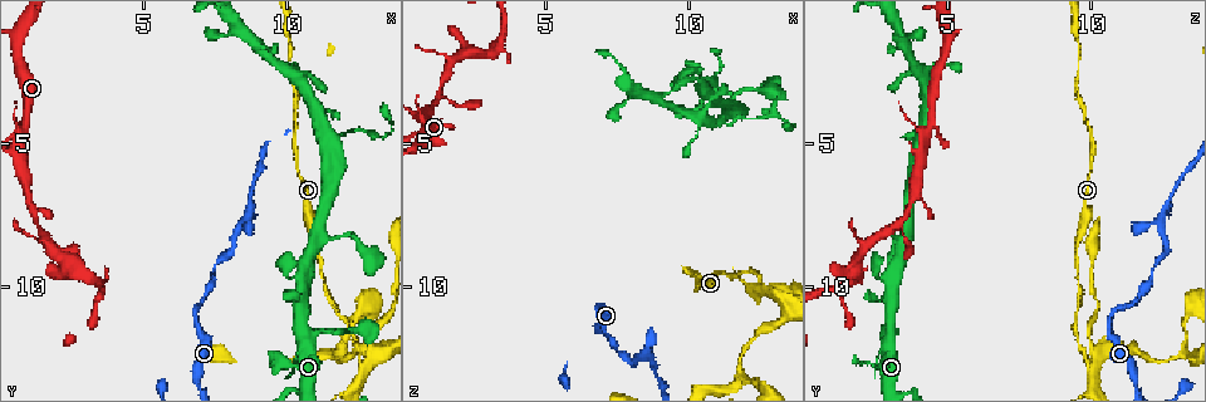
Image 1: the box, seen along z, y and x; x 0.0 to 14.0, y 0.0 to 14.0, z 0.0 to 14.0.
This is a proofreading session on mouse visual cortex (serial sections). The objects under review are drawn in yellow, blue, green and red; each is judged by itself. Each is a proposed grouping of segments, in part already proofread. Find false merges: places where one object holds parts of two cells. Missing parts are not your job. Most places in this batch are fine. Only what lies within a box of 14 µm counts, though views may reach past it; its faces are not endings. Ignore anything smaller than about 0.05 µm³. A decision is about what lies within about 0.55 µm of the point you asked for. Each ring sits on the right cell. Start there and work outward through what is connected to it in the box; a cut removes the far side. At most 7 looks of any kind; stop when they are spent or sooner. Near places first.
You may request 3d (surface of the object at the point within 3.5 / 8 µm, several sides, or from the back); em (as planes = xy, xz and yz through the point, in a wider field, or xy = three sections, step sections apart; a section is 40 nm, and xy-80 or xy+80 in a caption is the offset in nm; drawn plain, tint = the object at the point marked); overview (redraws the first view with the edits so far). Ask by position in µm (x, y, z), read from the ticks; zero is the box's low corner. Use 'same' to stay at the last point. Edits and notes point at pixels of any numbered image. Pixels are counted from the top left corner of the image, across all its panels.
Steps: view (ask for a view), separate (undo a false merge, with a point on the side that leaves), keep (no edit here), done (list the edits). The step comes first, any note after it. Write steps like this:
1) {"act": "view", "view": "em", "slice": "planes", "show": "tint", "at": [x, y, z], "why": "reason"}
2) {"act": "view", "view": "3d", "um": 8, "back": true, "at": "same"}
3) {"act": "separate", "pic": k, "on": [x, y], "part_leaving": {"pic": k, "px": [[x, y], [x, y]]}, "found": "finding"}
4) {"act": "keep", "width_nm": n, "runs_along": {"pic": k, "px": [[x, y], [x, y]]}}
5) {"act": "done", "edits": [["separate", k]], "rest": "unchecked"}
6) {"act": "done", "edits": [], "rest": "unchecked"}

{"act": "view", "view": "3d", "um": 3.5, "at": [0.9, 4.3, 4.4], "why": "narrows sharply"}

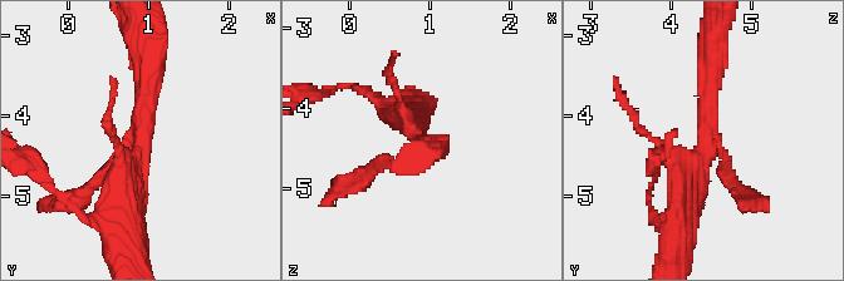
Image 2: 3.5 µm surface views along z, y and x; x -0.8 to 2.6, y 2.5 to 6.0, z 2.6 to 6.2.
{"act": "view", "view": "em", "slice": "xy", "step": 2, "show": "tint", "at": [0.90, 4.35, 4.45], "why": "now the EM"}

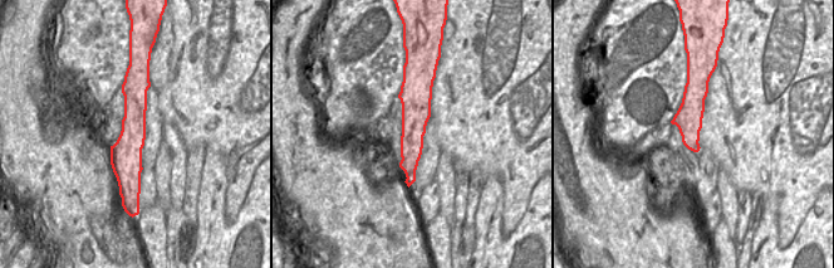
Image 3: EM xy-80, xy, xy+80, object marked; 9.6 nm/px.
{"act": "keep", "runs_along": {"pic": 3, "px": [[135, 77], [127, 185]]}, "found": "continuous, no second cell"}

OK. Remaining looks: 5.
{"act": "view", "view": "3d", "um": 3.5, "back": true, "at": [10.1, 9.5, 2.5], "why": "a narrow waist"}

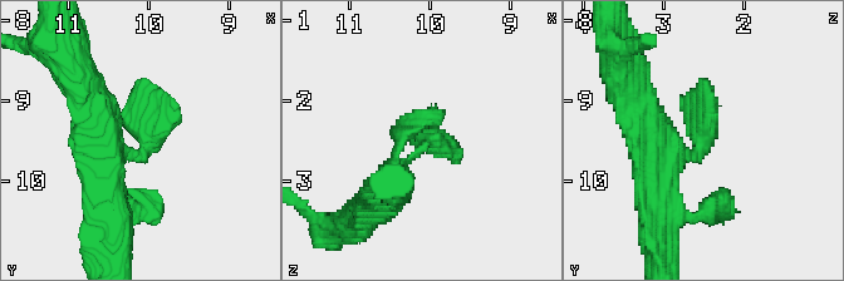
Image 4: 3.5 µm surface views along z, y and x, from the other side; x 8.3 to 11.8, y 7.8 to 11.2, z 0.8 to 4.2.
{"act": "view", "view": "em", "slice": "xy", "step": 5, "show": "tint", "at": [10.05, 9.60, 2.55], "why": "need the tissue"}

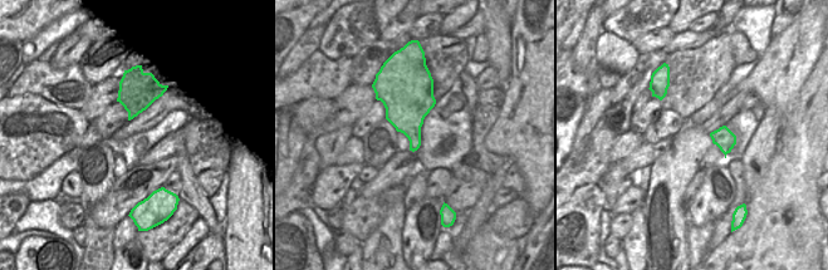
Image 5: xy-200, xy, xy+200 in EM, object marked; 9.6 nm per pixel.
{"act": "keep", "runs_along": {"pic": 4, "px": [[652, 181], [648, 162], [703, 142], [703, 80]]}, "found": "continuous, no second cell"}

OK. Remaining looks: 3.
{"act": "view", "view": "3d", "um": 3.5, "at": [11.5, 4.9, 3.9]}

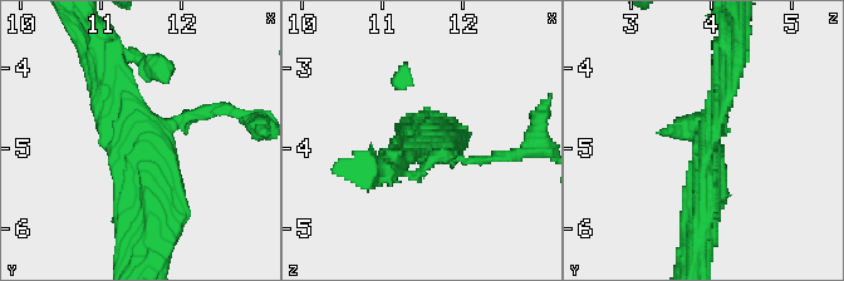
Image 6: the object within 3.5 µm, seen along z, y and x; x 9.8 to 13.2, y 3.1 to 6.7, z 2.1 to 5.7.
{"act": "view", "view": "em", "slice": "xy", "step": 2, "show": "tint", "at": [11.55, 4.90, 3.95]}

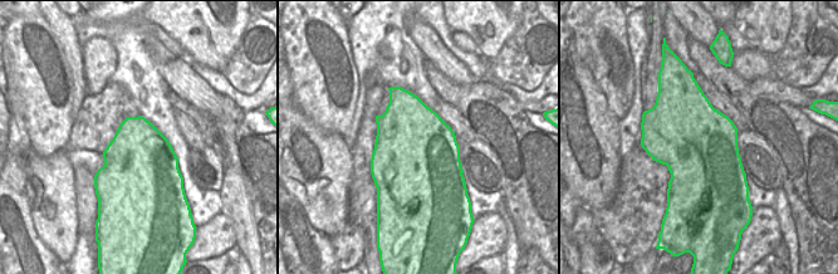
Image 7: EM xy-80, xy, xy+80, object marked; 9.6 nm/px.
{"act": "keep", "runs_along": {"pic": 6, "px": [[156, 226], [136, 111], [109, 72]]}, "found": "continuous, no second cell"}

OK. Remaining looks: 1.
{"act": "done", "edits": [], "rest": "unchecked"}

